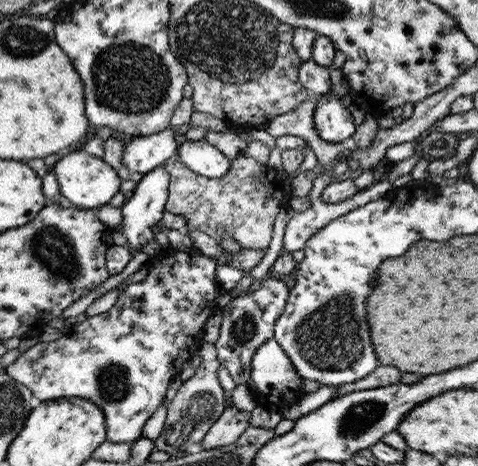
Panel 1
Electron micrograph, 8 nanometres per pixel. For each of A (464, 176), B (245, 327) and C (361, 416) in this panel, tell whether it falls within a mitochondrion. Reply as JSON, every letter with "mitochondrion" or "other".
{"A":"other","B":"mitochondrion","C":"mitochondrion"}

